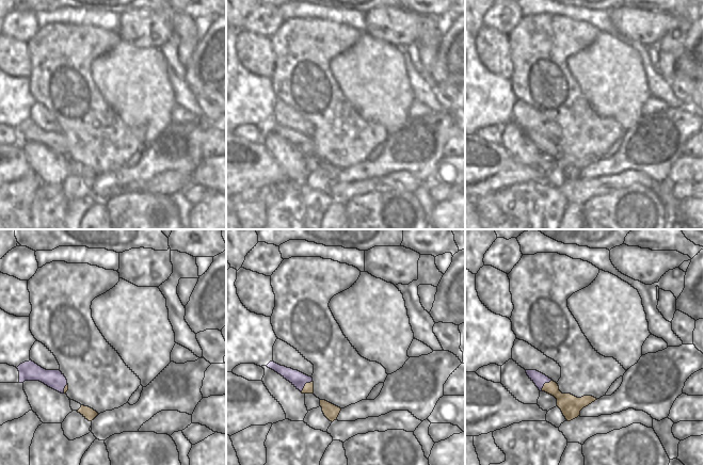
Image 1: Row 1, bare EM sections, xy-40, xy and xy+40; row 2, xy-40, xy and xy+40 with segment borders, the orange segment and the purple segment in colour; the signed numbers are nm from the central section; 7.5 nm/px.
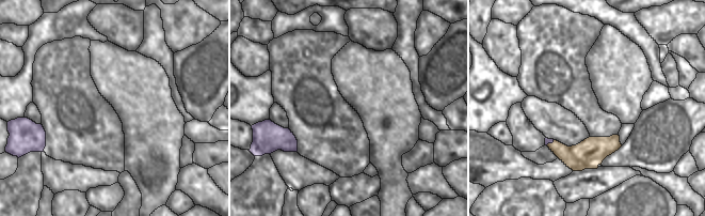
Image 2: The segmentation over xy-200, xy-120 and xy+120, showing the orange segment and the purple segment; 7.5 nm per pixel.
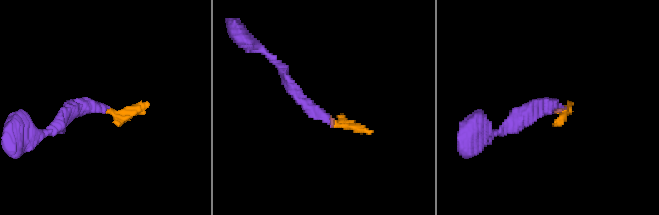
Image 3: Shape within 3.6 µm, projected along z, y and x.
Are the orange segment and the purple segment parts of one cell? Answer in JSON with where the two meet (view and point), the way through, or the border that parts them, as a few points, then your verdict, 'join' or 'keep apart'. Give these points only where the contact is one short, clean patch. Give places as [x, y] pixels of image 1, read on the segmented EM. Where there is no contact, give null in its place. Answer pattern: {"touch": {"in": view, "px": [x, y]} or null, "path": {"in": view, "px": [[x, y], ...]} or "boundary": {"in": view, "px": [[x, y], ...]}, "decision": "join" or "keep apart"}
{"touch": {"in": "xy+40", "px": [544, 384]}, "boundary": {"in": "xy+40", "px": [[552, 380], [546, 382], [541, 390]]}, "decision": "keep apart"}

